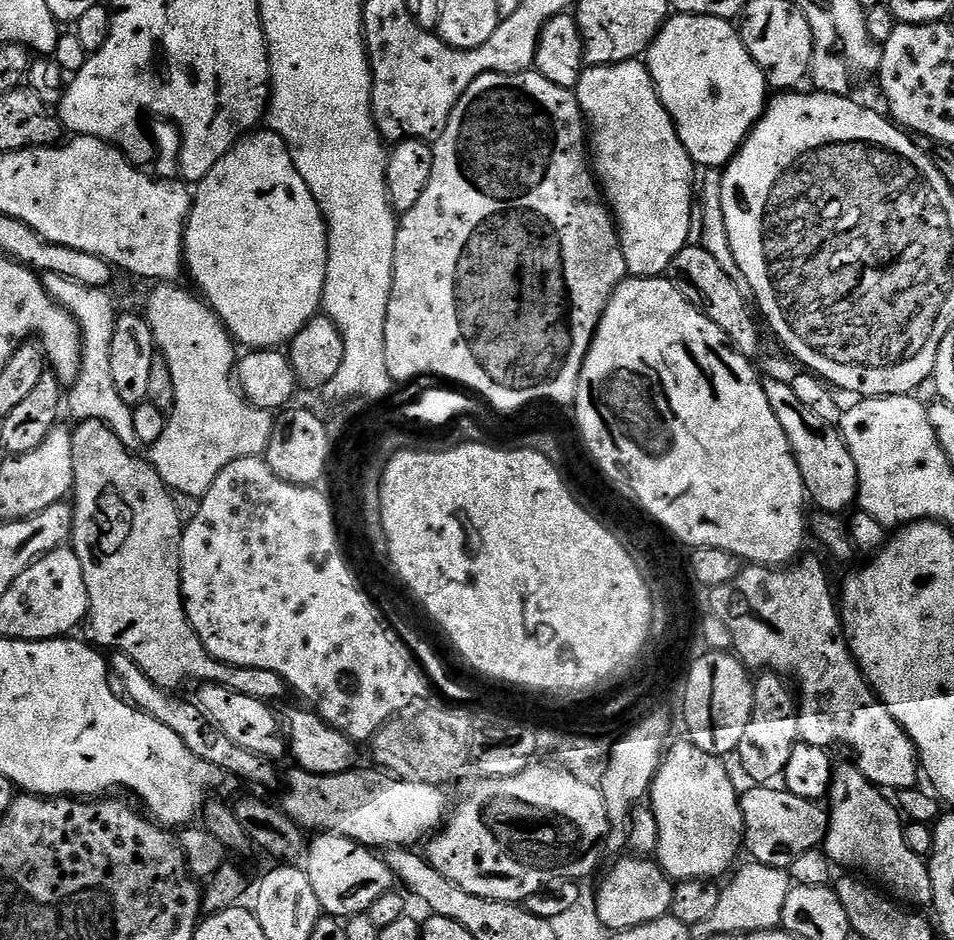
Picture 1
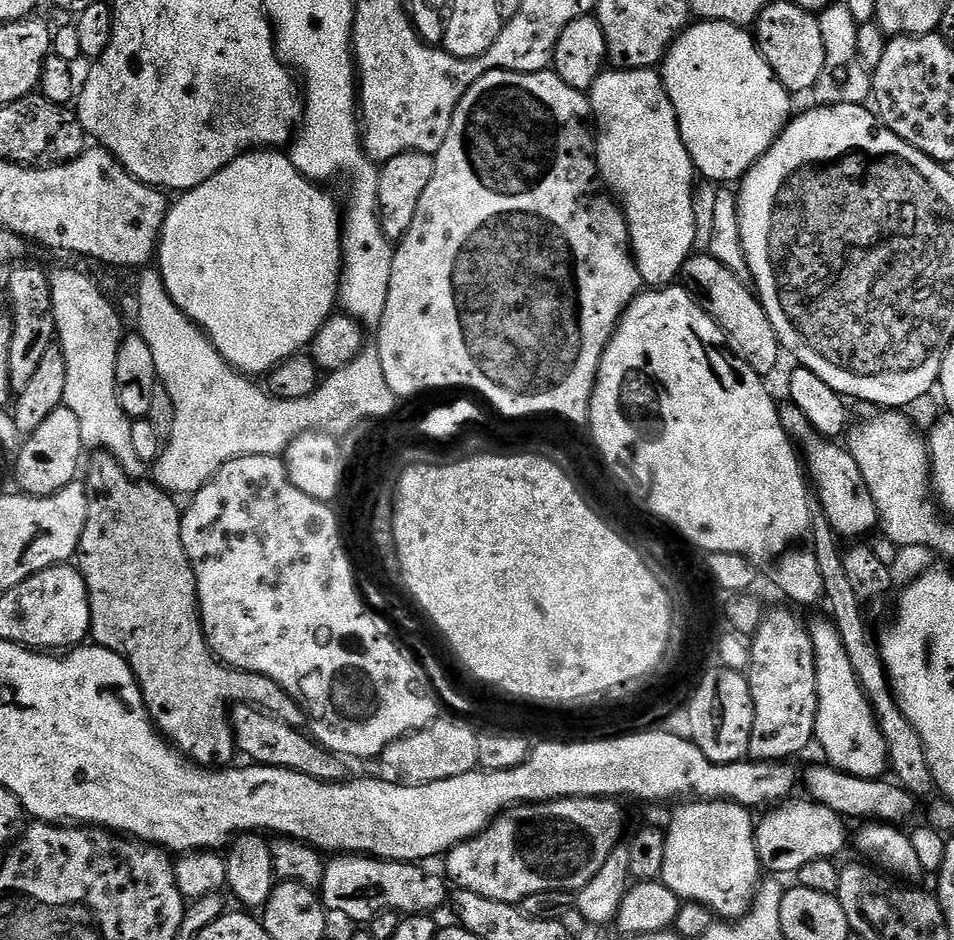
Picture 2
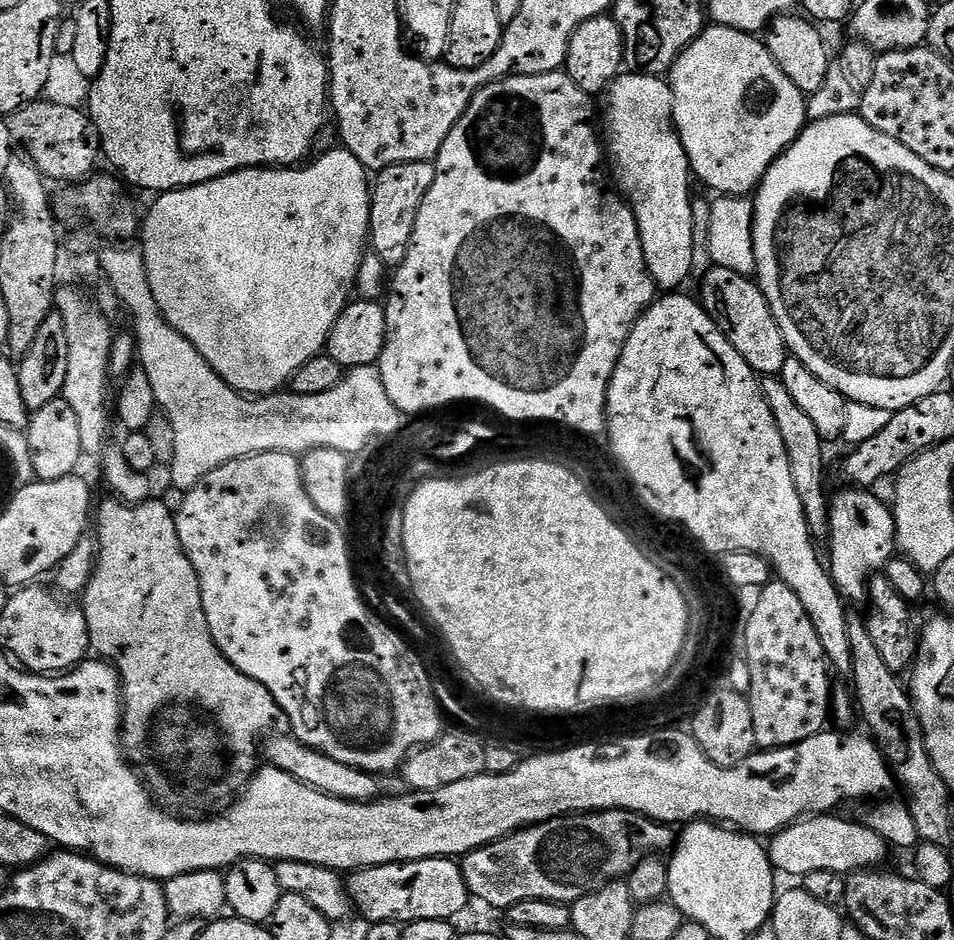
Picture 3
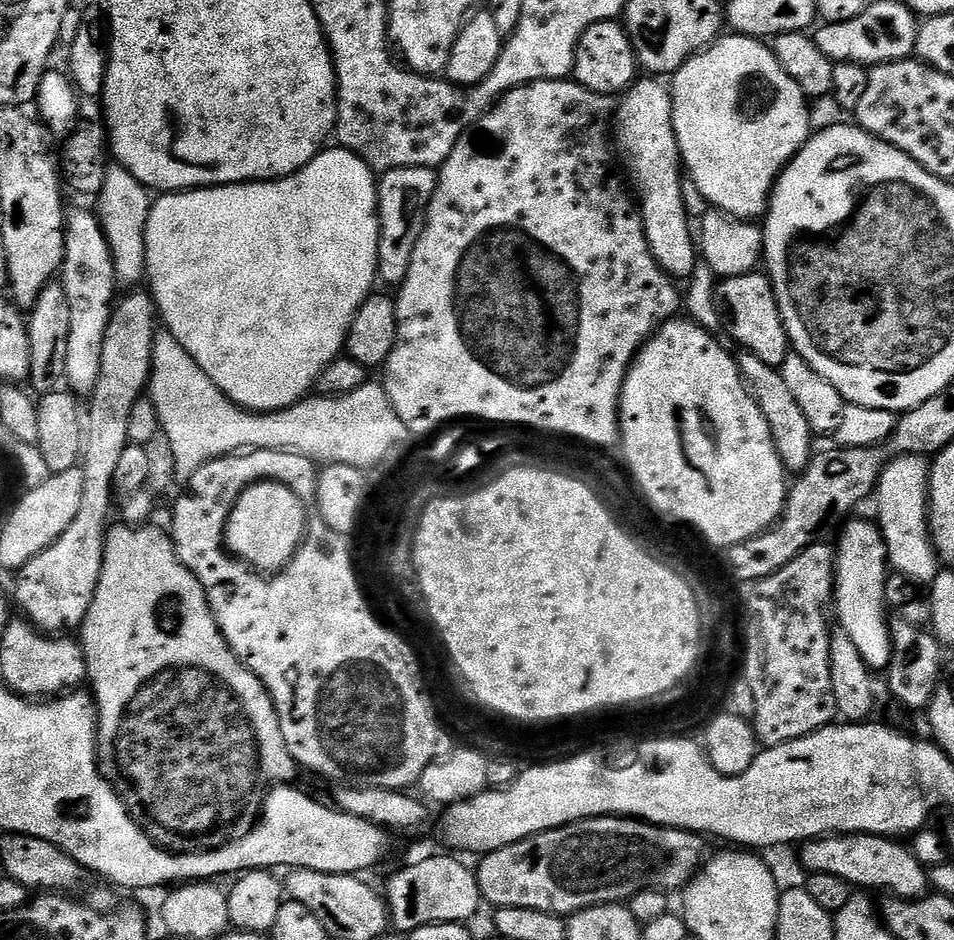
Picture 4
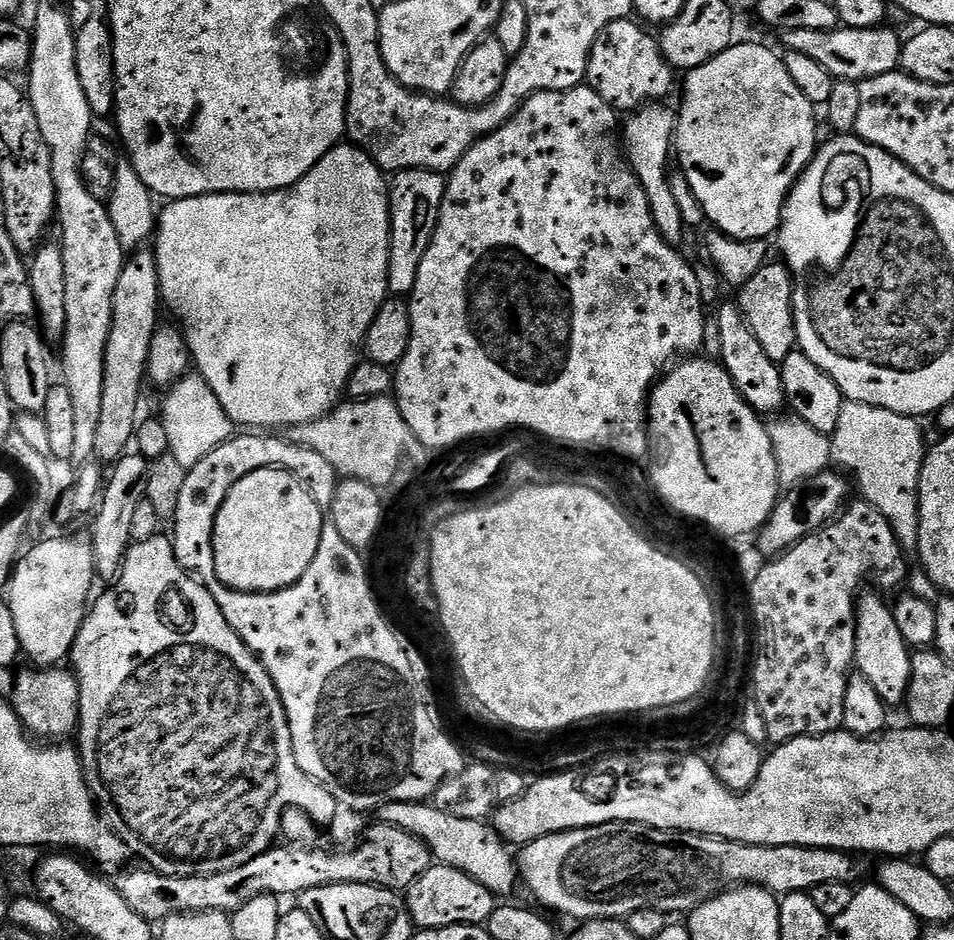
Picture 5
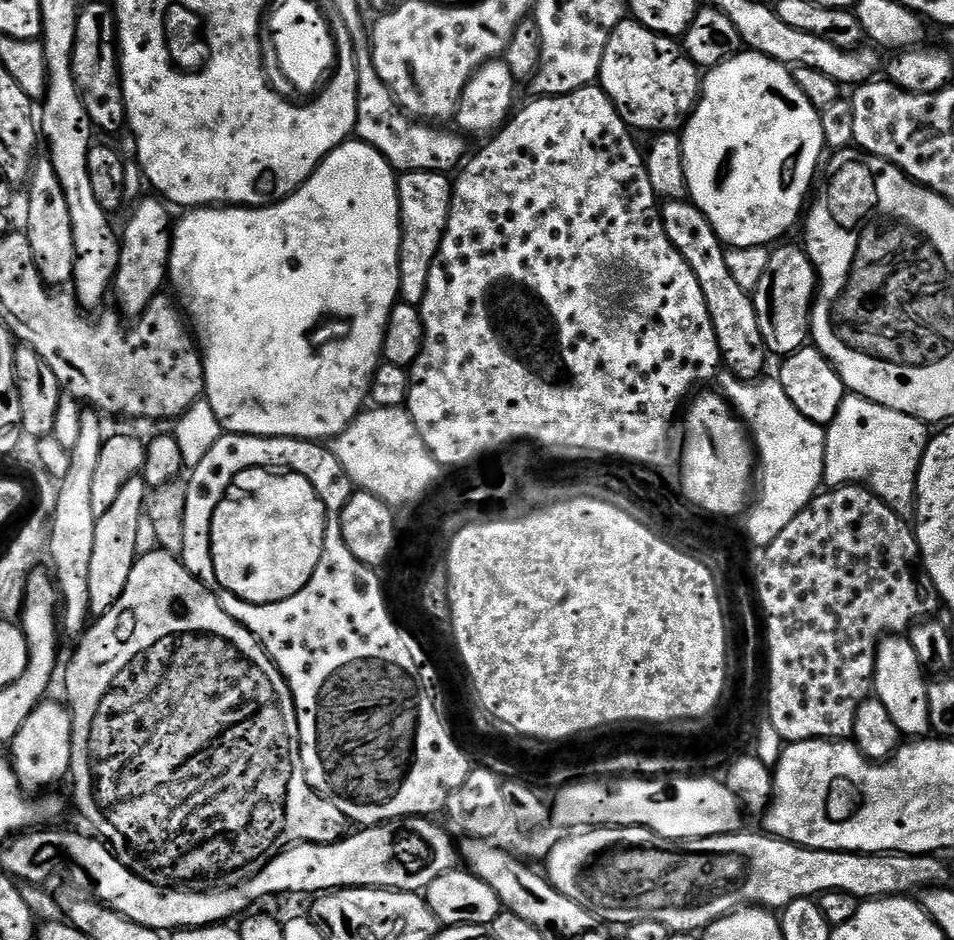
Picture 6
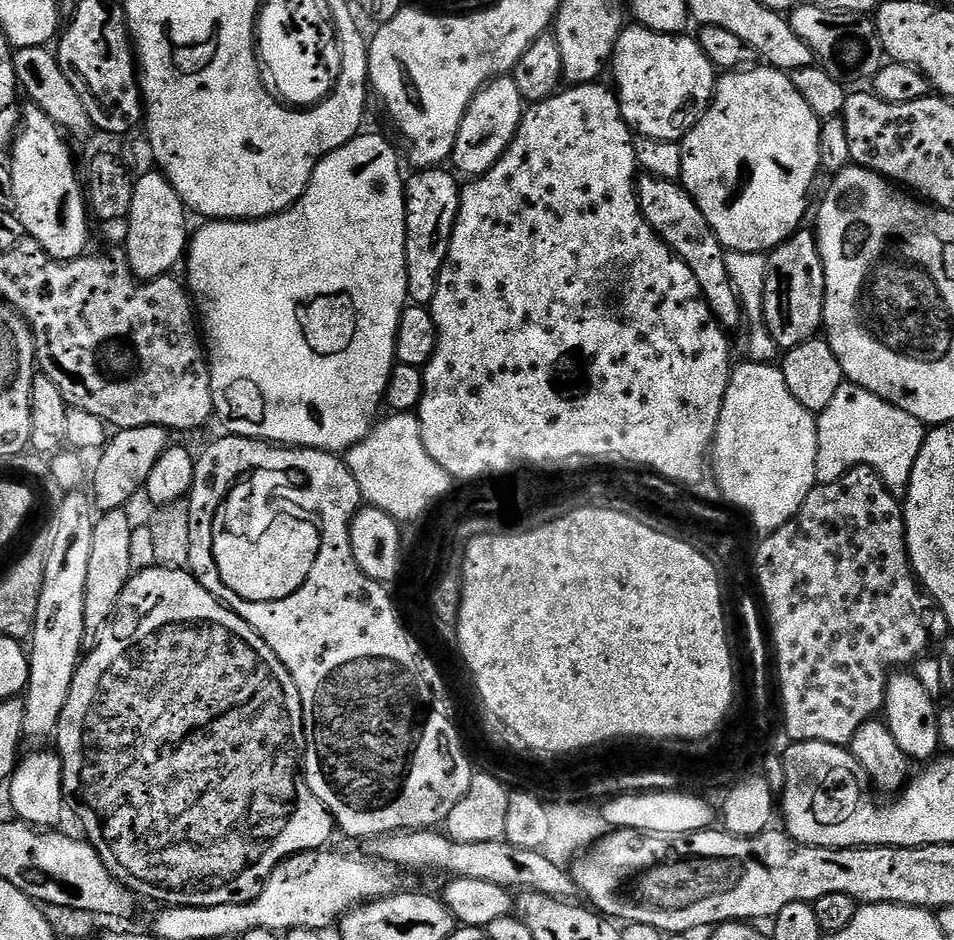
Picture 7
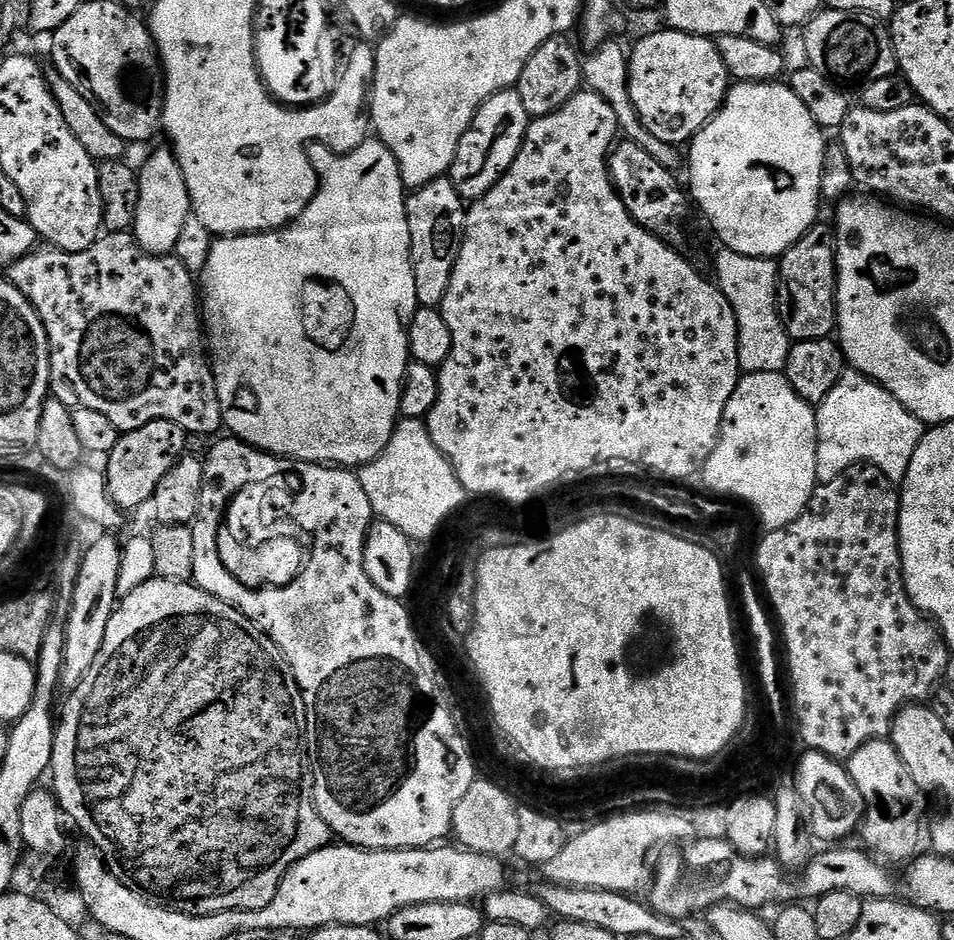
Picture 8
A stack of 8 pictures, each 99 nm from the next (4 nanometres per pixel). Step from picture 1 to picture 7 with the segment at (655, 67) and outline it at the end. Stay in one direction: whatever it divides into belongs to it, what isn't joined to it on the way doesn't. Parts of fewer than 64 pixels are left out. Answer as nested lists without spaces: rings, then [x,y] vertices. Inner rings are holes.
[[[771,66],[728,70],[716,81],[716,92],[706,114],[682,141],[682,185],[706,216],[725,249],[763,252],[777,248],[801,227],[808,212],[808,191],[821,171],[818,138],[822,123],[794,90],[791,75]]]

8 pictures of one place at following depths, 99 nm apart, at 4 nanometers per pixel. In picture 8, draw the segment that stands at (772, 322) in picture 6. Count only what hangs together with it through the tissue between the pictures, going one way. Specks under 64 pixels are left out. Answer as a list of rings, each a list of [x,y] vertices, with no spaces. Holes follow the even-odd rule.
[[[823,222],[813,224],[810,231],[800,239],[793,248],[787,248],[783,256],[779,257],[778,267],[780,269],[780,278],[776,282],[776,301],[780,307],[780,320],[784,324],[784,329],[789,340],[826,340],[836,332],[836,233],[831,227],[828,228]]]

